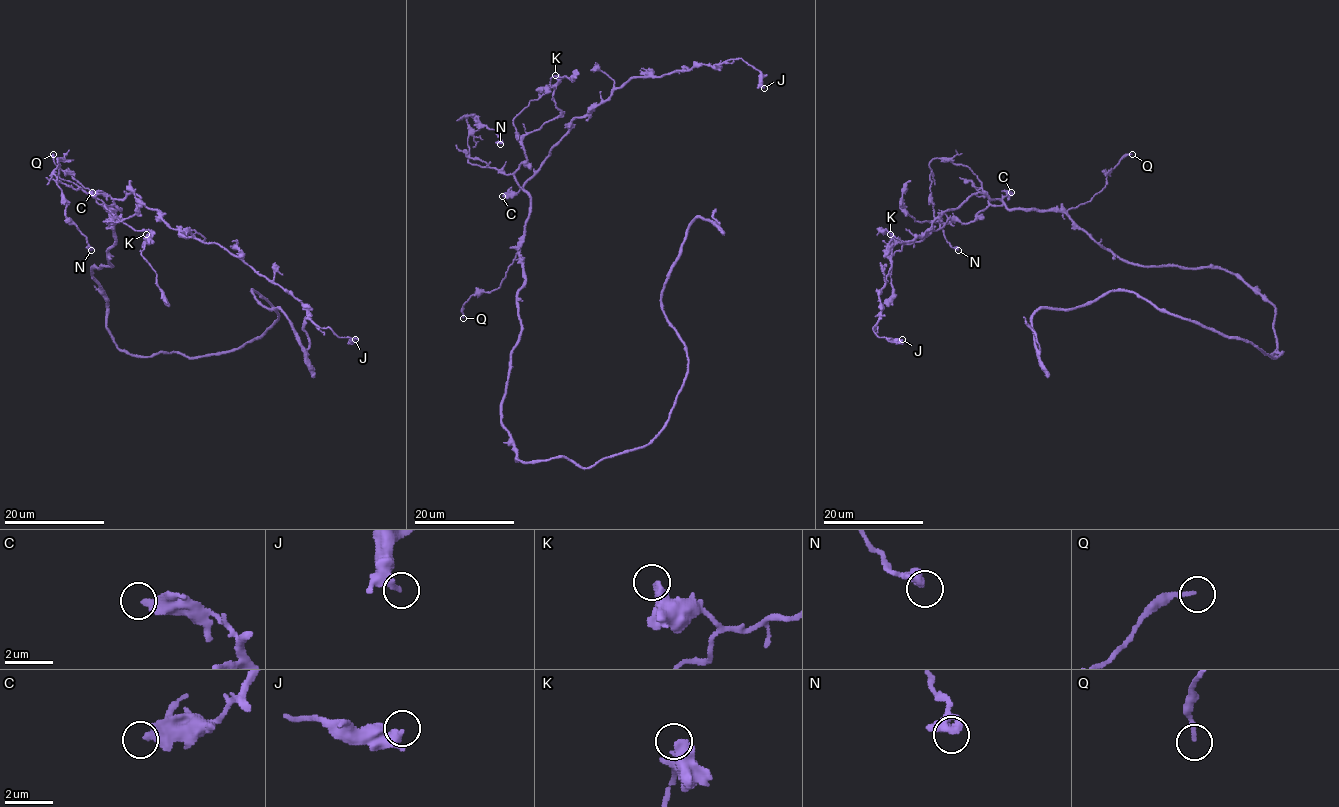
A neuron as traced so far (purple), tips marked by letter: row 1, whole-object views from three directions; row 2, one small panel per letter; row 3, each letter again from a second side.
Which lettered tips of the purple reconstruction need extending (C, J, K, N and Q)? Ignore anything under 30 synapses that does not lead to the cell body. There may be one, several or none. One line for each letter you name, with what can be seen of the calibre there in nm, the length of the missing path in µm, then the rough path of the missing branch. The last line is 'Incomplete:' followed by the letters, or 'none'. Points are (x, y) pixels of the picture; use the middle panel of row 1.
Incomplete: none

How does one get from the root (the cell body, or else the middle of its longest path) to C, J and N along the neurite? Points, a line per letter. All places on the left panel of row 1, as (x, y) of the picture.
C: (92, 269), (111, 265), (108, 250), (115, 244), (111, 213), (120, 208), (110, 197), (92, 192)
J: (92, 269), (111, 265), (113, 202), (135, 193), (355, 339)
N: (92, 269), (111, 265), (111, 213), (120, 208), (62, 179), (58, 158), (53, 174), (66, 217), (91, 250)

